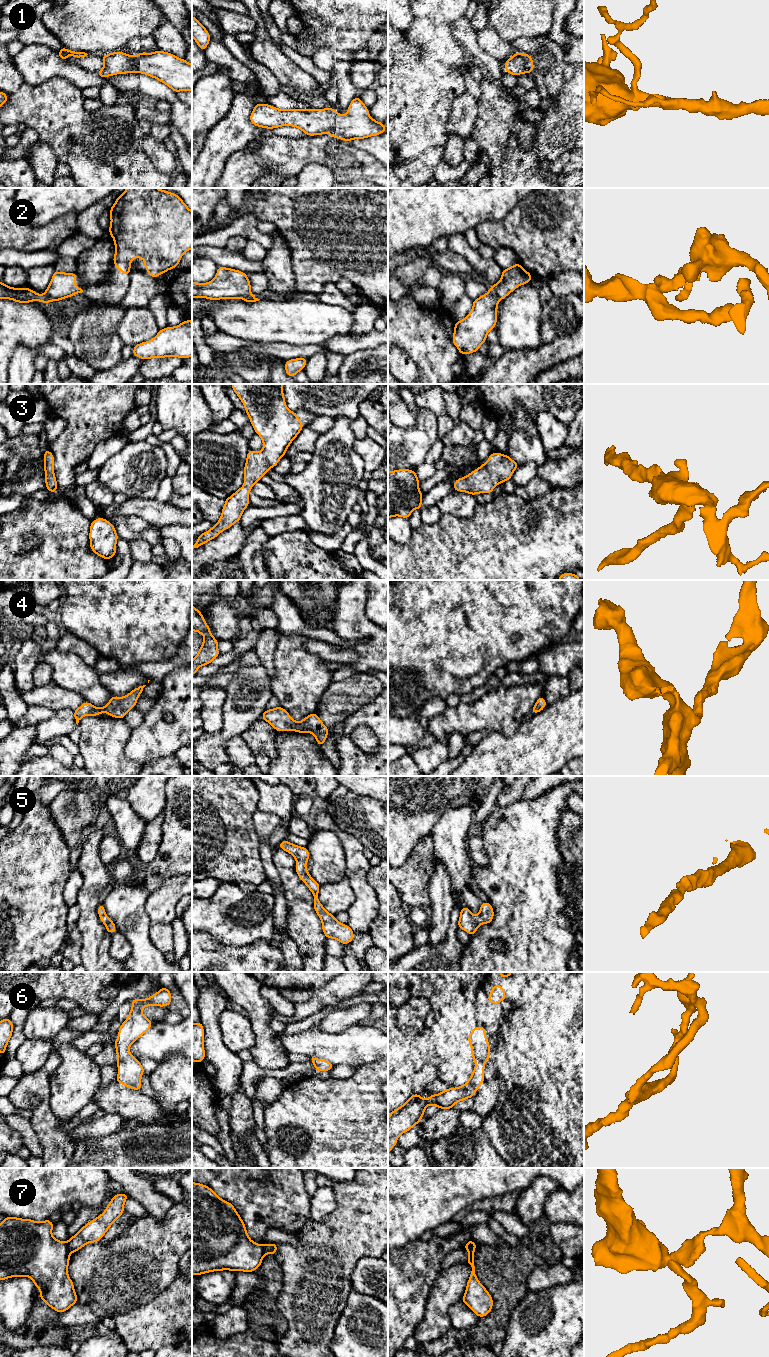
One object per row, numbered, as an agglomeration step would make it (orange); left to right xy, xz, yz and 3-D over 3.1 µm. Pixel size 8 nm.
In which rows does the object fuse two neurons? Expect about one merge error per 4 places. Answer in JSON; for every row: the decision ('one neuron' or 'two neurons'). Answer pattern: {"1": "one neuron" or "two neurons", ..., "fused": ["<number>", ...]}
{"1": "one neuron", "2": "two neurons", "3": "one neuron", "4": "one neuron", "5": "one neuron", "6": "one neuron", "7": "two neurons", "fused": ["2", "7"]}

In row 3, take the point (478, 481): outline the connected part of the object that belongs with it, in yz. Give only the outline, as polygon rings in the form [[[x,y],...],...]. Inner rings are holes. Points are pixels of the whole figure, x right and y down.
[[[491,453],[486,463],[483,463],[466,477],[458,478],[453,489],[471,495],[491,494],[496,485],[510,480],[512,473],[518,467],[520,466],[508,455]]]

